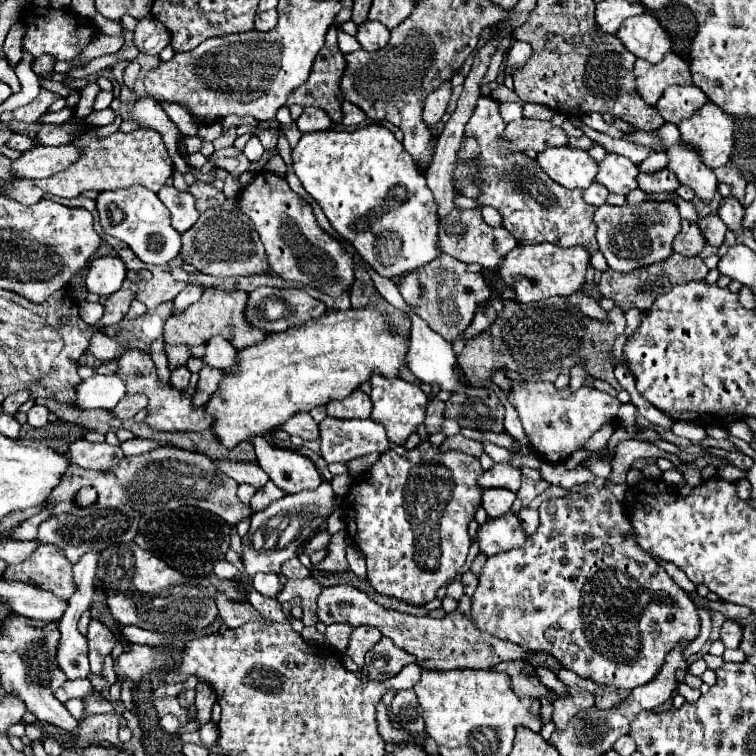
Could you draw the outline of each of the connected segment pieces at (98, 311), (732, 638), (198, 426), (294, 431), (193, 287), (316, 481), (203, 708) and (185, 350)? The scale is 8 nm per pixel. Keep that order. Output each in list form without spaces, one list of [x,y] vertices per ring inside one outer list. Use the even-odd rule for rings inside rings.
[[[82,301],[80,303],[80,317],[88,325],[96,325],[102,319],[102,313],[104,313],[104,305],[102,303],[90,303],[90,301]]]
[[[724,621],[722,629],[720,629],[720,641],[728,649],[738,649],[740,639],[742,639],[742,627],[736,621]]]
[[[128,349],[118,359],[118,371],[116,373],[126,383],[128,393],[144,393],[148,397],[146,423],[152,429],[158,429],[158,431],[206,431],[206,429],[210,429],[210,423],[214,423],[214,419],[210,419],[210,415],[206,415],[204,407],[192,405],[192,397],[174,389],[170,383],[160,381],[156,367],[154,367],[154,361],[150,359],[150,355],[146,355],[146,351]]]
[[[300,411],[298,415],[292,415],[286,423],[282,423],[280,429],[276,431],[286,431],[288,435],[298,435],[302,439],[316,439],[318,437],[318,425],[312,419],[310,413]]]
[[[188,283],[180,293],[178,293],[178,297],[174,299],[174,313],[180,313],[184,307],[188,307],[188,305],[192,305],[194,301],[198,301],[200,297],[202,297],[202,293],[204,293],[204,285],[200,285],[200,283]]]
[[[266,437],[252,439],[250,443],[256,449],[260,467],[284,493],[300,493],[322,483],[318,469],[308,457],[290,449],[274,447]]]
[[[198,683],[196,685],[196,717],[200,723],[210,721],[210,711],[214,701],[216,701],[214,687],[210,687],[208,683]]]
[[[166,345],[170,369],[174,369],[176,365],[184,365],[190,359],[190,349],[190,345]]]

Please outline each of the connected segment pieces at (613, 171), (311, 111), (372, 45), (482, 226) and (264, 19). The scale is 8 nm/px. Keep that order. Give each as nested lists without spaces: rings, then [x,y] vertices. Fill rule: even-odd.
[[[608,153],[604,157],[604,161],[600,161],[600,171],[598,171],[596,179],[608,191],[626,195],[628,191],[638,187],[638,181],[636,181],[638,173],[640,173],[638,165],[632,163],[628,157],[616,155],[616,153]]]
[[[306,107],[304,113],[298,117],[296,121],[298,129],[302,133],[314,133],[314,131],[324,131],[330,129],[332,119],[326,115],[326,111],[322,111],[320,107]]]
[[[364,21],[360,25],[356,37],[362,43],[362,49],[378,51],[378,49],[386,47],[386,43],[390,41],[390,29],[382,27],[382,23],[378,23],[378,21]]]
[[[466,209],[466,211],[452,211],[448,217],[440,221],[440,245],[442,251],[464,261],[464,263],[478,263],[481,267],[494,269],[502,263],[502,259],[512,251],[518,243],[514,235],[510,235],[502,227],[490,227],[484,223],[478,209]]]
[[[270,9],[270,11],[262,13],[262,15],[256,15],[254,27],[256,27],[258,31],[270,31],[270,29],[274,29],[276,25],[278,25],[278,13],[276,13],[276,9]]]

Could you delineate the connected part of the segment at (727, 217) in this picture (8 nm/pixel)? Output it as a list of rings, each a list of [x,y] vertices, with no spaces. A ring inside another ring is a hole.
[[[726,197],[720,201],[720,219],[726,223],[726,227],[732,231],[732,233],[742,233],[744,227],[742,227],[742,219],[744,219],[744,213],[746,209],[742,207],[742,203],[734,197]]]

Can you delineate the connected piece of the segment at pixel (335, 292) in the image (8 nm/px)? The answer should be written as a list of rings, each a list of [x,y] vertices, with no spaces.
[[[268,169],[254,173],[254,179],[240,189],[236,203],[254,223],[276,275],[304,285],[314,285],[332,297],[338,297],[350,289],[354,283],[352,255],[318,225],[312,205],[294,193],[284,177]]]

